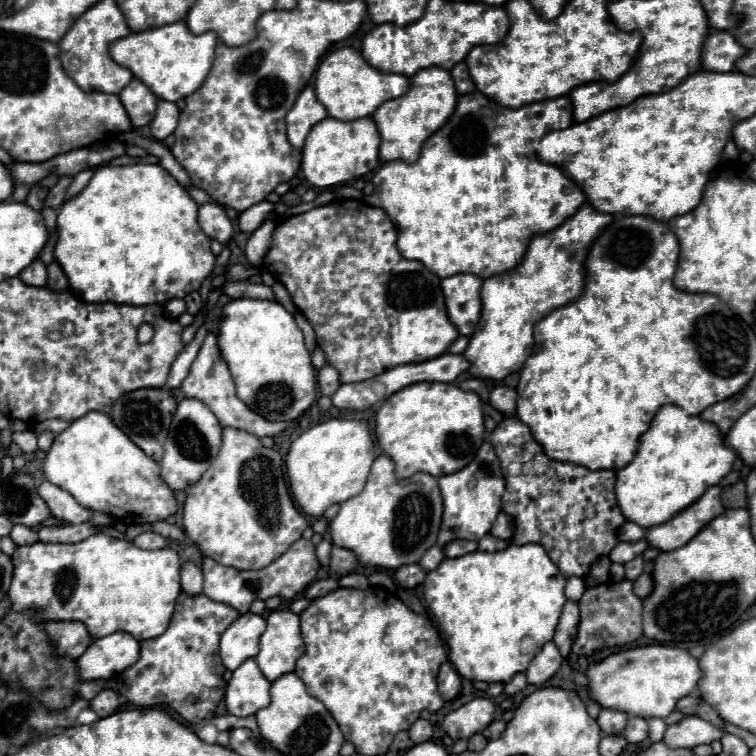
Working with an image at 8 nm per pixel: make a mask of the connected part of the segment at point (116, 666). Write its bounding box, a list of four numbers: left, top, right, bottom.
[77,633,139,681]

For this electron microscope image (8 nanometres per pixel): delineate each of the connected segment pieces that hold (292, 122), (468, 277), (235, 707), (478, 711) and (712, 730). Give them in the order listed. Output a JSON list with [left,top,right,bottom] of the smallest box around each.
[[287,87,327,151],[441,273,483,337],[225,659,271,717],[443,697,495,739],[663,715,723,749]]

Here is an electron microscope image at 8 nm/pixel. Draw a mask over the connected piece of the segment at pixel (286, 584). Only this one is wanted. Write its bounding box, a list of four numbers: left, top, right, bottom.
[203,539,319,613]

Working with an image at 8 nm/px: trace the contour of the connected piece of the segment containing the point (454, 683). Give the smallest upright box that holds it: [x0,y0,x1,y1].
[439,661,461,701]

